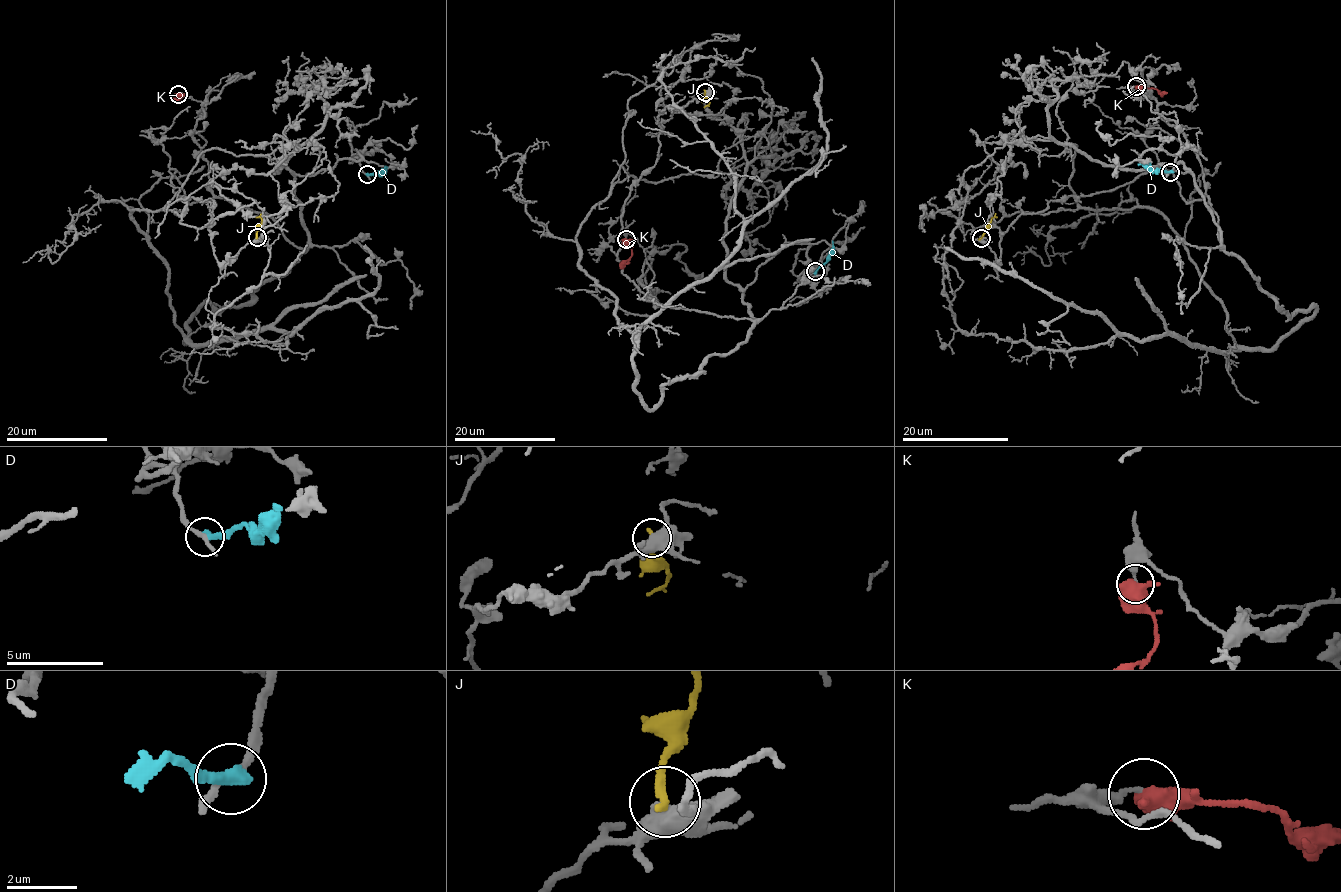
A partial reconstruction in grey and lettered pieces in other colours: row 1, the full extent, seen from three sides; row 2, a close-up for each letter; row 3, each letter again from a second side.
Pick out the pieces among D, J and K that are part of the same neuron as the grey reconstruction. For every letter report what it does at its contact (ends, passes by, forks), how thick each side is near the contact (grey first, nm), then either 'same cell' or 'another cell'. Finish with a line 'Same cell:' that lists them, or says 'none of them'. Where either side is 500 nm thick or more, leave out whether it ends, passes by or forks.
D: it ends; calibres 200 and 440 nm; another cell
J: it ends; calibres 420 and 280 nm; another cell
K: calibres 200 and 800 nm; another cell
Same cell: none of them

